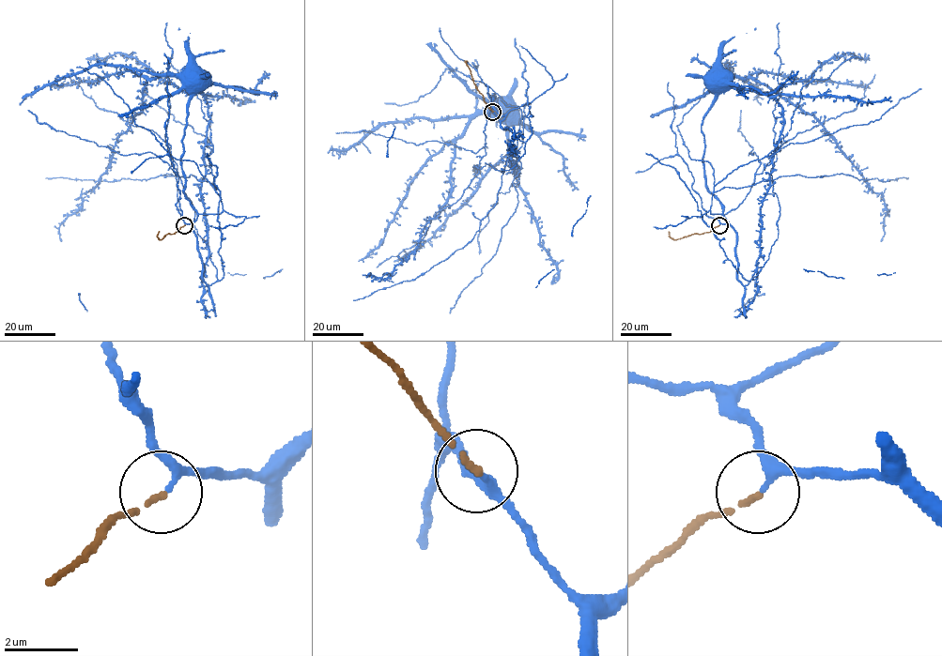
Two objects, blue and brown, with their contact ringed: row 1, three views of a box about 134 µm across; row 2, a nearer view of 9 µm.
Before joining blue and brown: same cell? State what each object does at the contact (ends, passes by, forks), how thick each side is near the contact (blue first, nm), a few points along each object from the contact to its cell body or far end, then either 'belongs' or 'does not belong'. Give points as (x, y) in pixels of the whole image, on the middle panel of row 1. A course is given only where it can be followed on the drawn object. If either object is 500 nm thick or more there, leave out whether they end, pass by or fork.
blue passes by; brown ends there; 200 nm thick on the blue side, 150 nm on the other; blue runs (493, 112), (501, 120), (505, 117), (495, 109), (493, 98), (489, 96), (495, 95), (498, 107), (501, 103); brown runs (492, 111), (473, 83), (467, 61); belongs

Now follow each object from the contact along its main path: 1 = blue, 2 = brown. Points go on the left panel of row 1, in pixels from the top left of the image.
1: (185, 224), (193, 222), (197, 217), (197, 211), (183, 190), (185, 176), (181, 160), (181, 138), (193, 79)
2: (184, 224), (162, 239), (157, 236), (159, 231)

